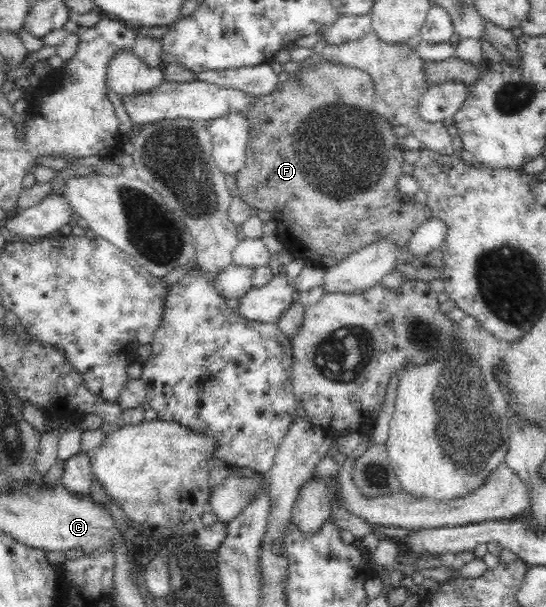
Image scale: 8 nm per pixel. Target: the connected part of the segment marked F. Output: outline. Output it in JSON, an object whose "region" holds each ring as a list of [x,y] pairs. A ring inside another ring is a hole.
{"region":[[[321,60],[312,68],[301,68],[295,73],[290,73],[286,82],[279,82],[272,94],[259,96],[254,99],[254,104],[248,109],[246,119],[249,121],[249,141],[246,145],[246,162],[244,168],[238,173],[236,182],[238,185],[239,197],[249,204],[251,208],[255,207],[259,211],[269,211],[273,215],[274,221],[279,221],[285,225],[283,233],[283,244],[293,257],[303,259],[322,266],[325,269],[337,265],[343,261],[350,253],[363,249],[369,243],[379,239],[390,239],[398,245],[398,262],[394,267],[395,271],[400,271],[407,280],[419,280],[429,282],[432,279],[442,279],[443,277],[443,258],[439,249],[433,250],[425,257],[415,257],[409,250],[408,245],[415,230],[433,217],[431,208],[428,204],[418,205],[416,199],[410,195],[403,195],[396,187],[397,180],[402,174],[401,167],[405,163],[403,159],[404,148],[402,139],[393,133],[393,125],[383,120],[374,111],[374,85],[371,76],[360,69],[341,65],[331,64]]]}

